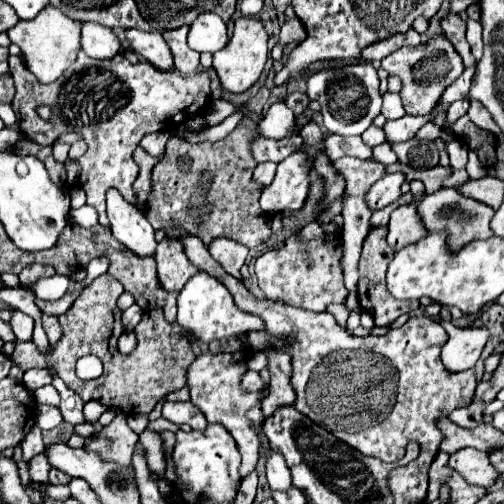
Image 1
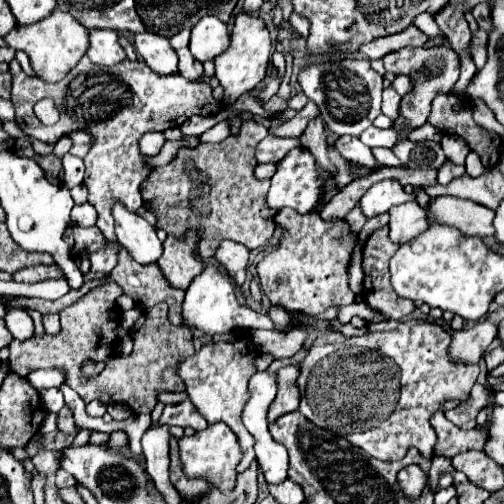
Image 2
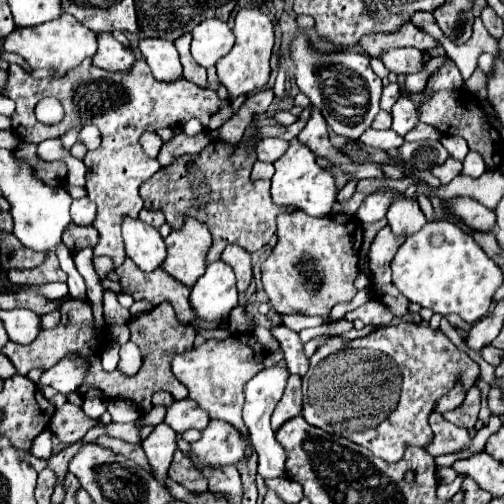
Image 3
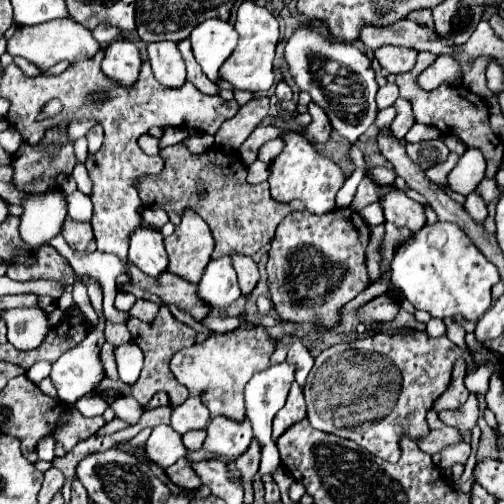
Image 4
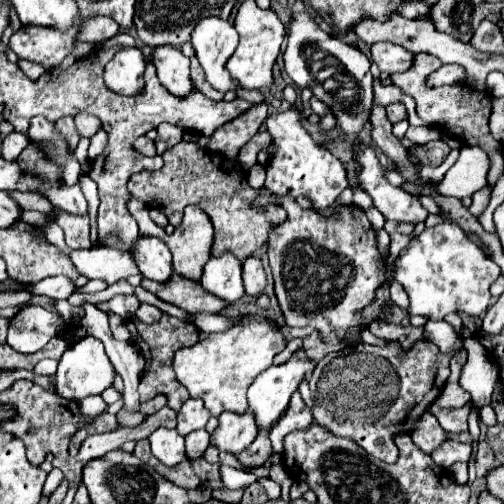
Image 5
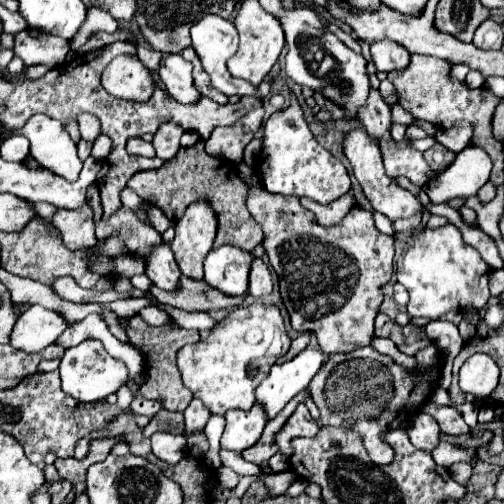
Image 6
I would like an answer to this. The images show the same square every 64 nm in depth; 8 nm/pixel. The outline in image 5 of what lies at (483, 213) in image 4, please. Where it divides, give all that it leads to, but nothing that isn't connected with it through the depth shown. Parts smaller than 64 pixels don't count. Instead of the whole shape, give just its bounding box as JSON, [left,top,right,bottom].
[470,188,490,218]

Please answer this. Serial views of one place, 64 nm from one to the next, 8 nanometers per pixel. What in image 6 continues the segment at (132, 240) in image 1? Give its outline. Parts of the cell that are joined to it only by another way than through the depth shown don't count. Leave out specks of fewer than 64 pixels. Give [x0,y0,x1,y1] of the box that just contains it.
[144,242,180,290]

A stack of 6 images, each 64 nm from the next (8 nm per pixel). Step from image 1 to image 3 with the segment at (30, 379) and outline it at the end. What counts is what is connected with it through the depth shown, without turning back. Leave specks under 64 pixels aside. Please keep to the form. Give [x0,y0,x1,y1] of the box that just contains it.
[36,354,86,394]

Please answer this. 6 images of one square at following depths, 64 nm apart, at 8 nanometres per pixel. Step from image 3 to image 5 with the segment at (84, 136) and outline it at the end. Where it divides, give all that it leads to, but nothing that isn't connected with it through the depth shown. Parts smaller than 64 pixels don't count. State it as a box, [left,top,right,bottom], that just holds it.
[90,128,106,158]

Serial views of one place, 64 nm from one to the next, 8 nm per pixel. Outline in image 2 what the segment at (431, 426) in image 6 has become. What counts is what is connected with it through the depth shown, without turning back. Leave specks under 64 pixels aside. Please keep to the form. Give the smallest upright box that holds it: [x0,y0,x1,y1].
[430,412,490,456]

